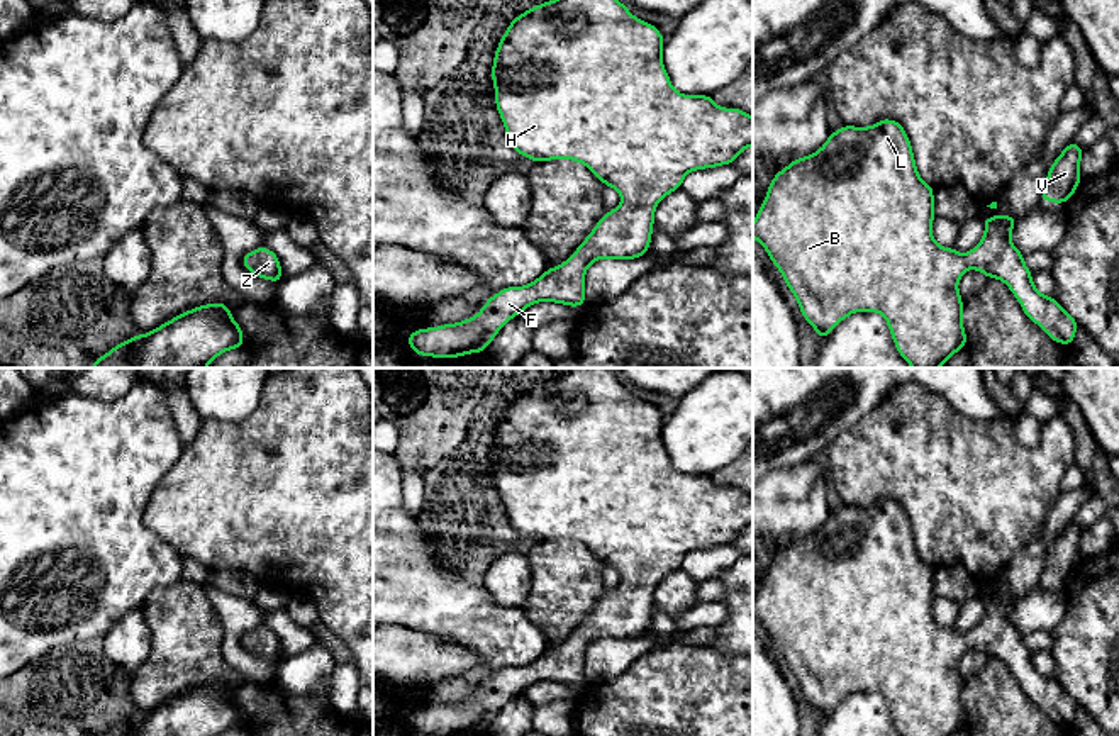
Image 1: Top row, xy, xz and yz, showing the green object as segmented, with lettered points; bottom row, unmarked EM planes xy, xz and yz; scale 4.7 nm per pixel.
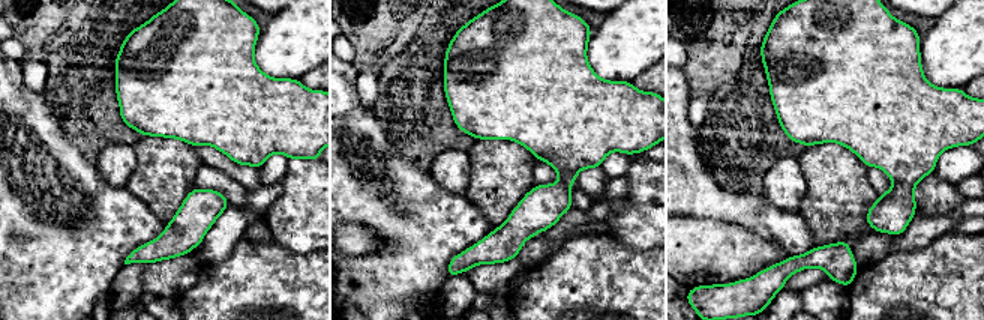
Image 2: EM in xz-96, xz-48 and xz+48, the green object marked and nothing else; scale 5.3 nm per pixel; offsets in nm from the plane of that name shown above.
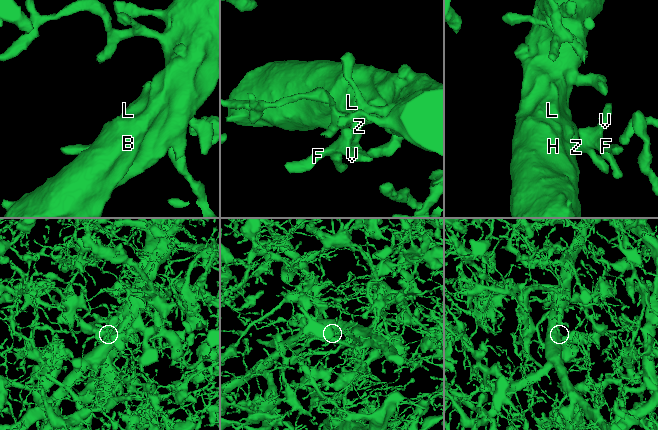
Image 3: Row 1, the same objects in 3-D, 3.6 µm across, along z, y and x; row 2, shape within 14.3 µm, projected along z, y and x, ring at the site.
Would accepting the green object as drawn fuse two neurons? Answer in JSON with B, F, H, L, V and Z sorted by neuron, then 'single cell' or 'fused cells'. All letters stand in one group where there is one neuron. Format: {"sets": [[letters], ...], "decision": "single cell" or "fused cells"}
{"sets": [["B", "F", "H", "L", "V", "Z"]], "decision": "single cell"}

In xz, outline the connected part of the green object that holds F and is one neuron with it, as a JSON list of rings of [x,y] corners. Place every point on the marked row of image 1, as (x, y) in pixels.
[[[549,0],[515,17],[502,36],[492,66],[495,105],[512,148],[534,163],[558,158],[585,164],[605,187],[615,188],[622,202],[607,210],[576,251],[561,265],[548,268],[524,287],[507,287],[492,295],[482,310],[456,324],[417,329],[407,336],[419,356],[459,358],[482,353],[498,331],[537,302],[585,305],[585,271],[597,259],[636,259],[648,254],[656,205],[682,188],[687,173],[732,164],[739,153],[753,146],[753,117],[741,109],[724,109],[710,95],[678,93],[663,66],[663,34],[634,17],[619,0]]]

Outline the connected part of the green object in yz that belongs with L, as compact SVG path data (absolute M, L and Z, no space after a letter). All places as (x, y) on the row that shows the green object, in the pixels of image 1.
M882 119L870 127L843 124L829 132L821 149L795 158L773 176L753 222L753 237L780 270L819 341L855 312L878 312L888 324L895 349L912 368L939 368L966 348L958 280L973 268L1004 282L1027 319L1055 343L1072 346L1078 322L1055 297L1036 290L1024 254L1010 243L1017 219L1007 214L985 217L982 241L961 254L934 241L932 198L934 188L919 176L900 122Z

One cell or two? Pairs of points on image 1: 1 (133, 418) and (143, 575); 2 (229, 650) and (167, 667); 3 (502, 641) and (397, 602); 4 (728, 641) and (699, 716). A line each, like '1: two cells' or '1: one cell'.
1: one cell
2: two cells
3: one cell
4: two cells

